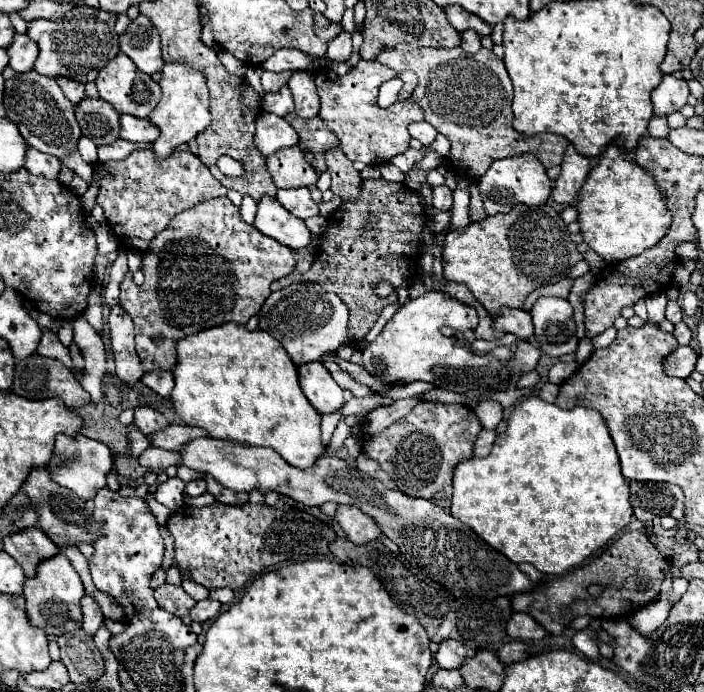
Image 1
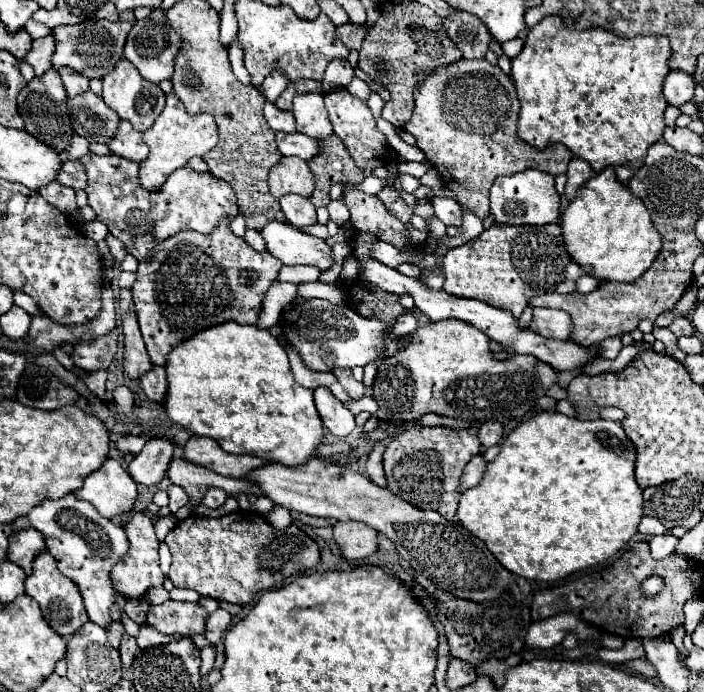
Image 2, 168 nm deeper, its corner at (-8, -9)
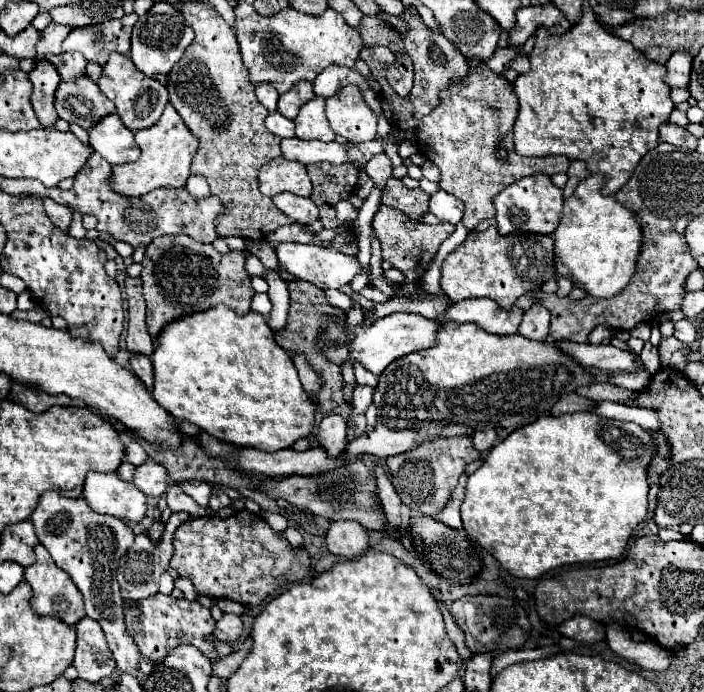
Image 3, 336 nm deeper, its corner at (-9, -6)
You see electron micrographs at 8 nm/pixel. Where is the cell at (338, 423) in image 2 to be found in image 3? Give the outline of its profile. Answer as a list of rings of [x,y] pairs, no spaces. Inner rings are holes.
[[[330,413],[322,419],[320,427],[318,427],[318,443],[320,447],[330,455],[330,457],[338,457],[344,449],[346,449],[346,419]]]

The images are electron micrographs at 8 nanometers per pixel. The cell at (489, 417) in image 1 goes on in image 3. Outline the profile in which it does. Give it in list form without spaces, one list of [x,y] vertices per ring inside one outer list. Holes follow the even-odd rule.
[[[494,429],[478,431],[478,433],[474,433],[472,443],[474,443],[474,449],[478,449],[480,453],[486,453],[486,451],[490,451],[490,449],[494,447],[494,443],[496,443],[496,431],[494,431]]]

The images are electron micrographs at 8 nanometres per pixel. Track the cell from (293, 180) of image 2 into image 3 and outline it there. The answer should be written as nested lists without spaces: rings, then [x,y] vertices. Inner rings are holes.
[[[276,157],[262,165],[258,173],[258,183],[262,195],[266,197],[274,197],[284,191],[290,191],[300,197],[308,197],[312,193],[312,183],[308,179],[306,167],[284,157]]]

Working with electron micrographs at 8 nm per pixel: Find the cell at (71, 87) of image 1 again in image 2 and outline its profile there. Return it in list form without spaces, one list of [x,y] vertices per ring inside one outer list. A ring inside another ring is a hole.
[[[61,68],[59,70],[61,78],[63,78],[63,84],[65,84],[65,90],[69,94],[69,98],[75,98],[75,96],[81,96],[85,94],[85,90],[89,90],[89,80],[81,74],[77,74],[75,70],[71,68]]]

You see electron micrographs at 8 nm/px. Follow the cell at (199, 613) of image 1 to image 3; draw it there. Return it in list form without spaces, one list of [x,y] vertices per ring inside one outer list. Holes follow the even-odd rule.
[[[224,613],[222,619],[216,623],[216,631],[214,631],[214,637],[224,641],[224,643],[234,643],[240,639],[244,631],[244,625],[240,621],[238,615],[230,615],[230,613]]]

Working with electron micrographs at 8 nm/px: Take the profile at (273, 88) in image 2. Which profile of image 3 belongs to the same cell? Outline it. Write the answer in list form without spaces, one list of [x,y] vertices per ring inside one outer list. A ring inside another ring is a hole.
[[[258,85],[256,87],[256,99],[268,109],[268,111],[276,111],[276,103],[278,103],[278,93],[274,91],[274,87],[270,87],[270,85]]]

